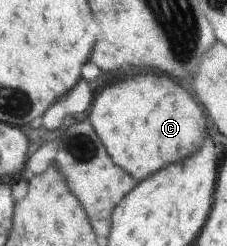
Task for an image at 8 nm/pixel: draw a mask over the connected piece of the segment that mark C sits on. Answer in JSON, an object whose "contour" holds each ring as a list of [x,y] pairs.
{"contour":[[[153,71],[105,87],[92,103],[88,120],[114,164],[129,172],[139,182],[162,167],[189,157],[199,149],[204,137],[208,135],[205,115],[191,96],[190,89],[175,79],[154,74]]]}

